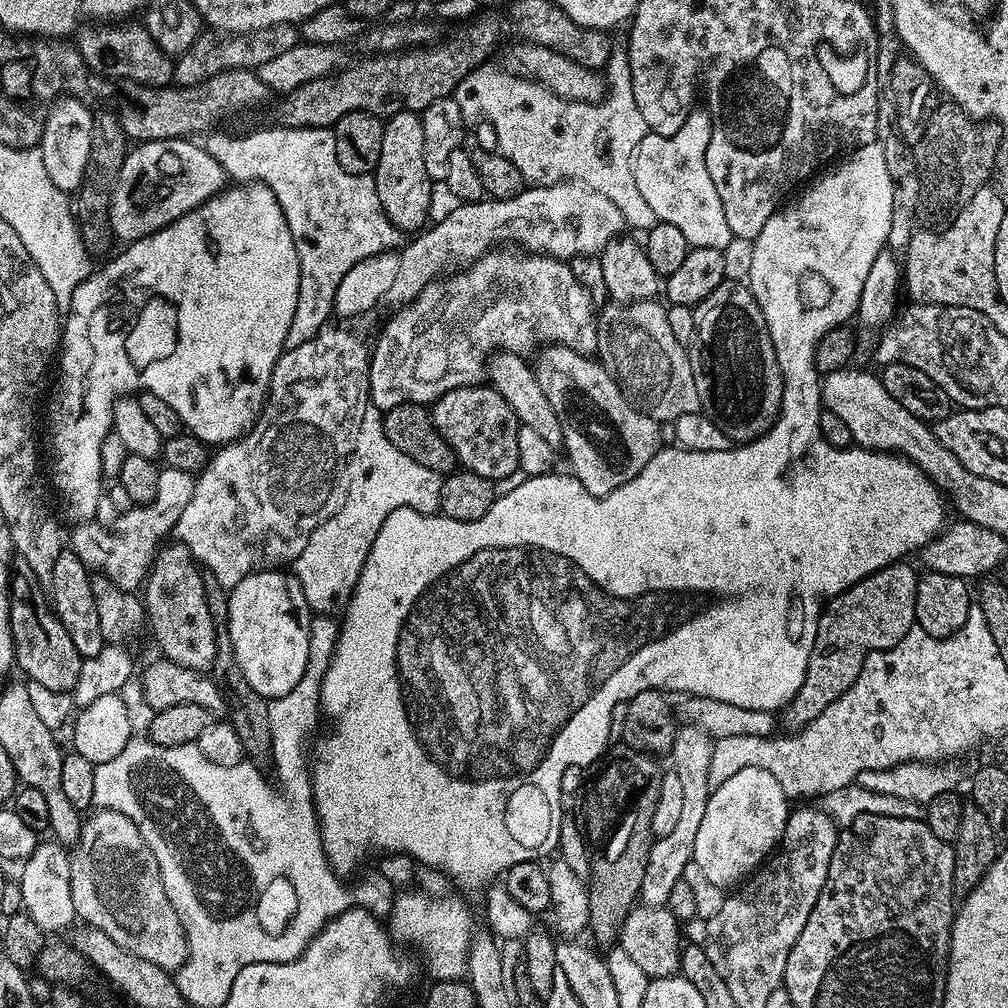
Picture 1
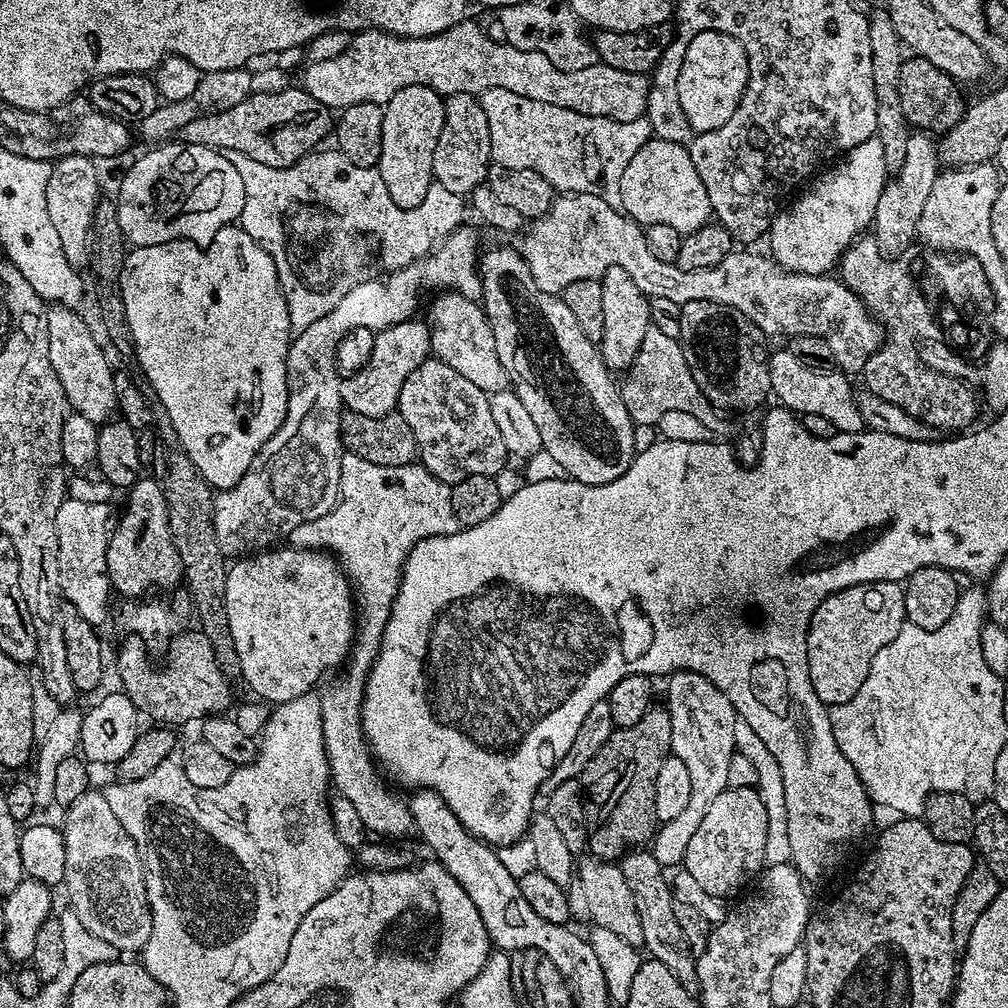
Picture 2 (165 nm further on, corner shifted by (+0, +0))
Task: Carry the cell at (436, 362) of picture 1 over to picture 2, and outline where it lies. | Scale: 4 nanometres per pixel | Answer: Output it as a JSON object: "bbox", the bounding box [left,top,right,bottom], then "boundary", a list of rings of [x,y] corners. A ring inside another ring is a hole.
{"bbox":[340,318,432,418],"boundary":[[[409,318],[393,328],[381,328],[375,333],[372,353],[368,361],[353,376],[344,376],[340,382],[340,402],[347,411],[354,414],[370,414],[370,418],[385,416],[396,408],[402,382],[432,352],[432,334],[427,323]]]}

